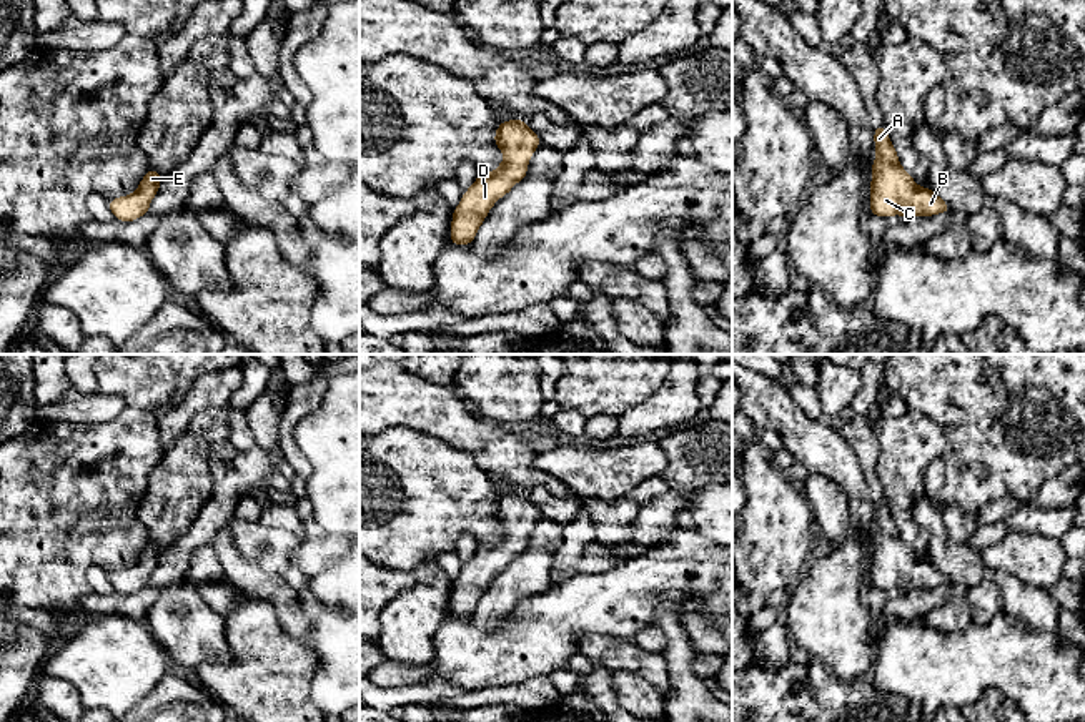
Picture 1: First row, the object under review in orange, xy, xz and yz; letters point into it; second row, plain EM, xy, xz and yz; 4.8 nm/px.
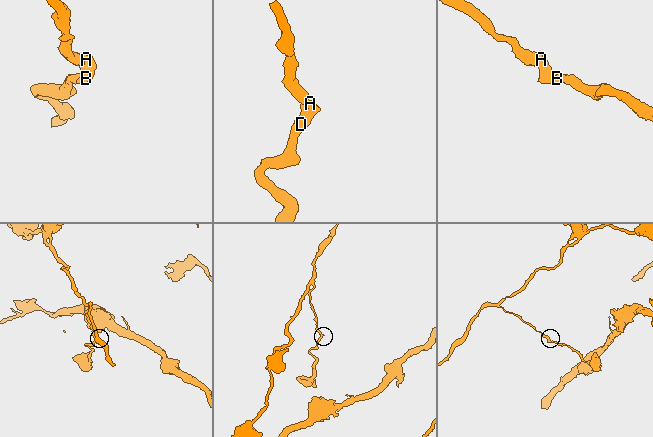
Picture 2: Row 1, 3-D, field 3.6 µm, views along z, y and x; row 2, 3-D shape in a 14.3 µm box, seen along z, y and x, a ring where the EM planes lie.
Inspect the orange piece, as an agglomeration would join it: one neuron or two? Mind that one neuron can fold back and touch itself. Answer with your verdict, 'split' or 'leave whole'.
leave whole

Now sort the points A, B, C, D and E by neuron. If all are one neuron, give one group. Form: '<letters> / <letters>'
A B C D E

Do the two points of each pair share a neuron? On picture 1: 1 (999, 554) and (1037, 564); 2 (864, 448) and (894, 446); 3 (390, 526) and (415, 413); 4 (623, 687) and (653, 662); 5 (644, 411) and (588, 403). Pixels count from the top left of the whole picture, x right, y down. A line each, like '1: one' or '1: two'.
1: one
2: two
3: two
4: two
5: two

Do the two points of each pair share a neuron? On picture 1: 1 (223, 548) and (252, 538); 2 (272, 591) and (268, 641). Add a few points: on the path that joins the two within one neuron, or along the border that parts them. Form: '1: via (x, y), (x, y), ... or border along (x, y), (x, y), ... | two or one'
1: border along (225, 526), (233, 544), (263, 569) | two
2: border along (252, 598), (267, 601), (292, 636) | two

